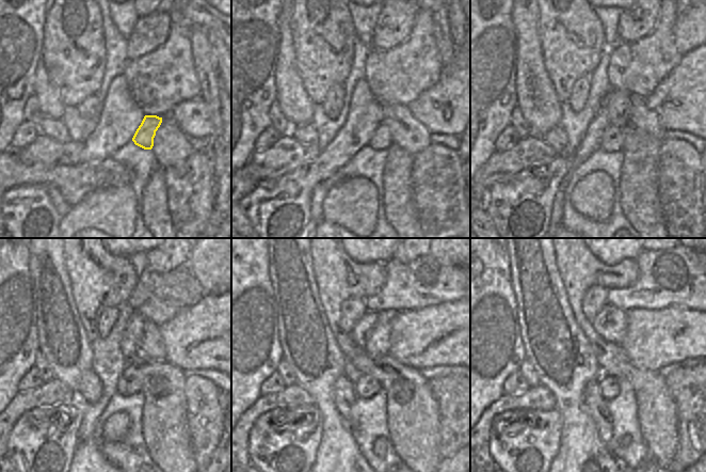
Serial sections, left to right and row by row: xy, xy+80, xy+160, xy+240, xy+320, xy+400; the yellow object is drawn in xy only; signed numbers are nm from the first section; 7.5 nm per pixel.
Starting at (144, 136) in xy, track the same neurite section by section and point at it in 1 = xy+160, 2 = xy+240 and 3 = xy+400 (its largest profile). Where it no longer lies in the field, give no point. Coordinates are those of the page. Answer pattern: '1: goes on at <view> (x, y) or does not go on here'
1: goes on at xy+160 (611, 140)
2: goes on at xy+240 (129, 382)
3: goes on at xy+400 (608, 386)

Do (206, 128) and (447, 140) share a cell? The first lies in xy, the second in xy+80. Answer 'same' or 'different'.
different

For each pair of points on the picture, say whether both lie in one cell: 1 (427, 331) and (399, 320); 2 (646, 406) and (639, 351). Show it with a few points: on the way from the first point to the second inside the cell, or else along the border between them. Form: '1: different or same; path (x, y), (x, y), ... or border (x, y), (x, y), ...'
1: same; path (420, 331), (411, 331), (405, 327)
2: different; border (624, 350), (626, 356), (637, 366), (656, 372)

